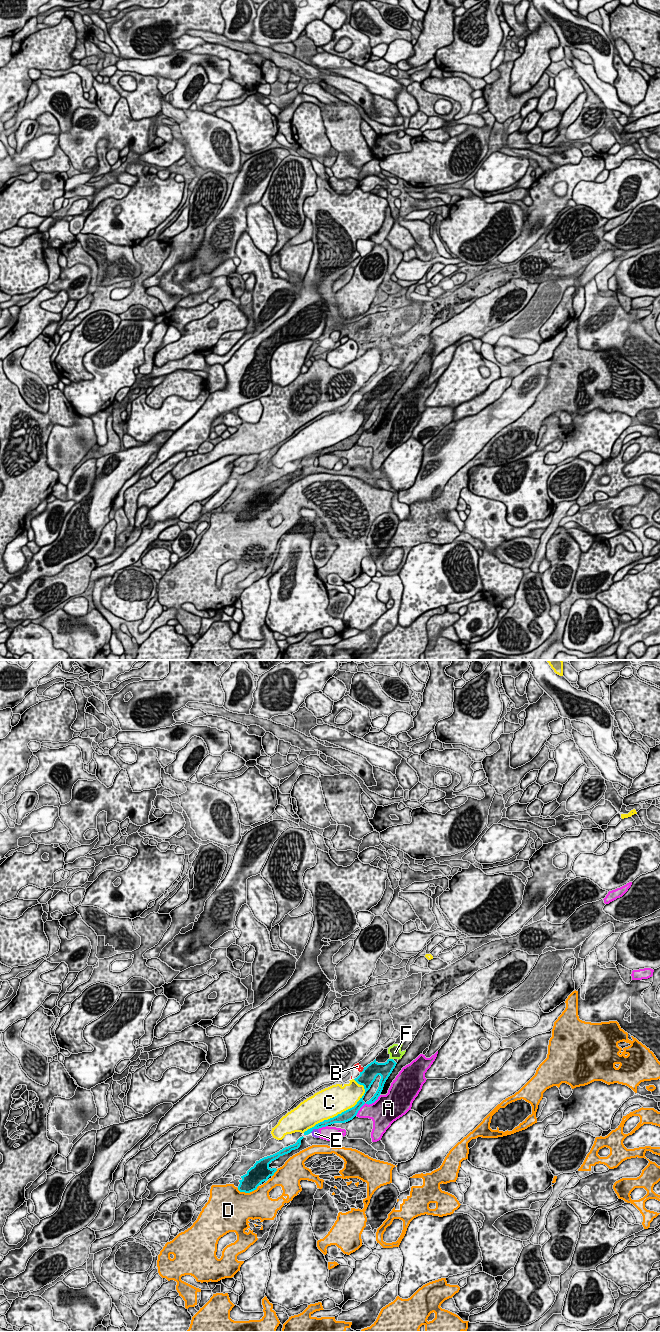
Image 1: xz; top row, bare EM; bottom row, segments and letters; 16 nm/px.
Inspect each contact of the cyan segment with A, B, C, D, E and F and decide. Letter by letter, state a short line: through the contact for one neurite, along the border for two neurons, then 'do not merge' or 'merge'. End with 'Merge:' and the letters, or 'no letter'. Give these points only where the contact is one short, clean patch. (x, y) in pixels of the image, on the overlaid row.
A: do not merge
B: do not merge
C: do not merge
D: do not merge
E: line xz (317, 1128), (310, 1132); do not merge
F: line xz (385, 1069), (390, 1064), (391, 1059), (395, 1052); merge
Merge: F

